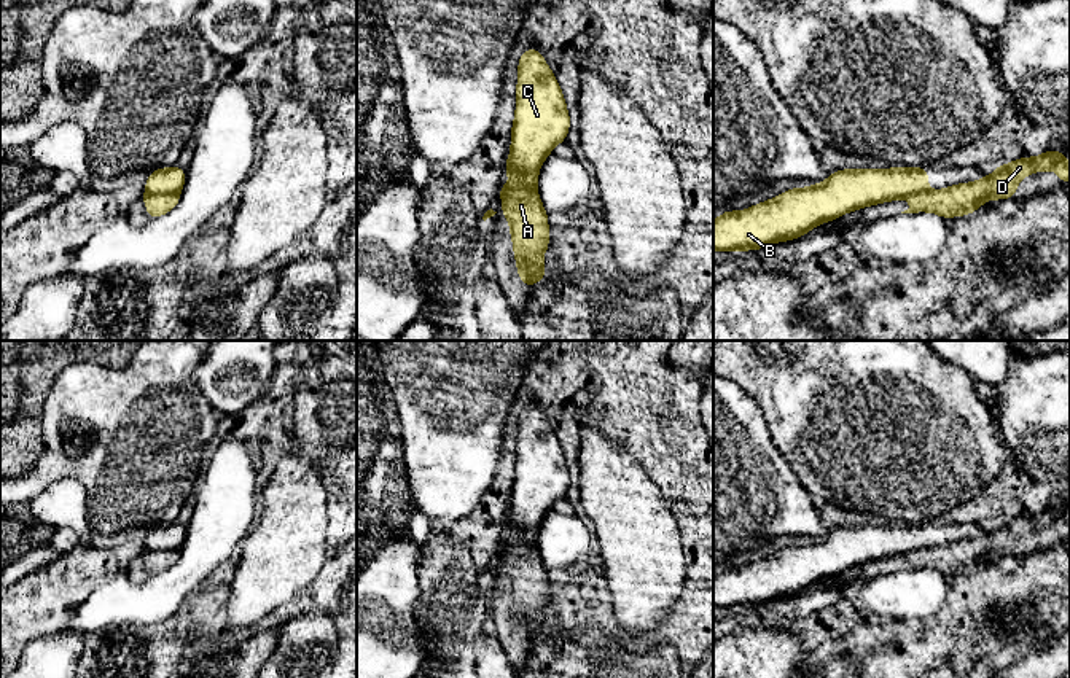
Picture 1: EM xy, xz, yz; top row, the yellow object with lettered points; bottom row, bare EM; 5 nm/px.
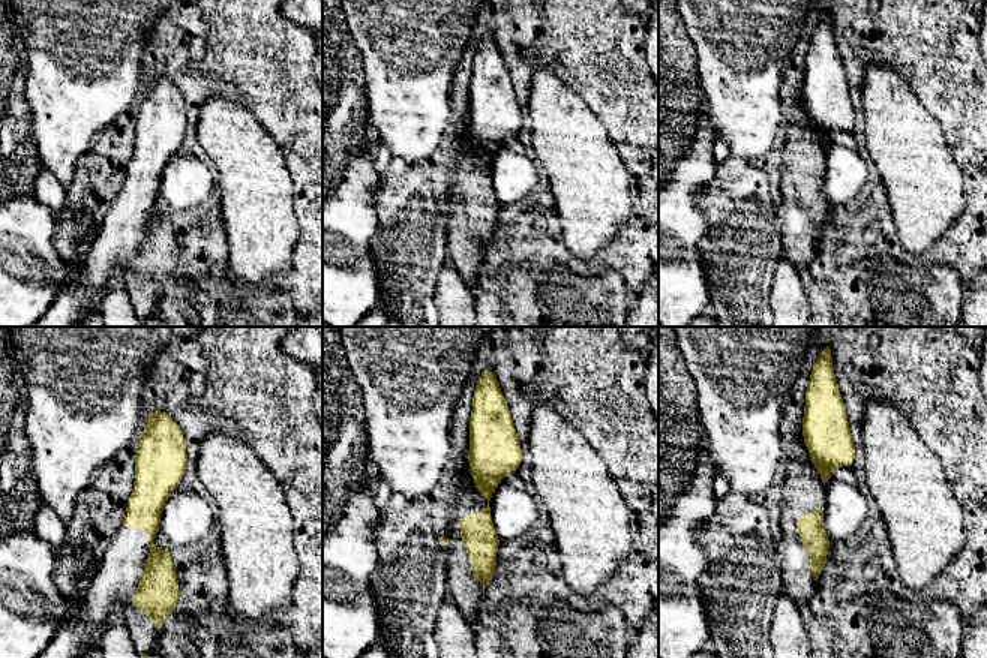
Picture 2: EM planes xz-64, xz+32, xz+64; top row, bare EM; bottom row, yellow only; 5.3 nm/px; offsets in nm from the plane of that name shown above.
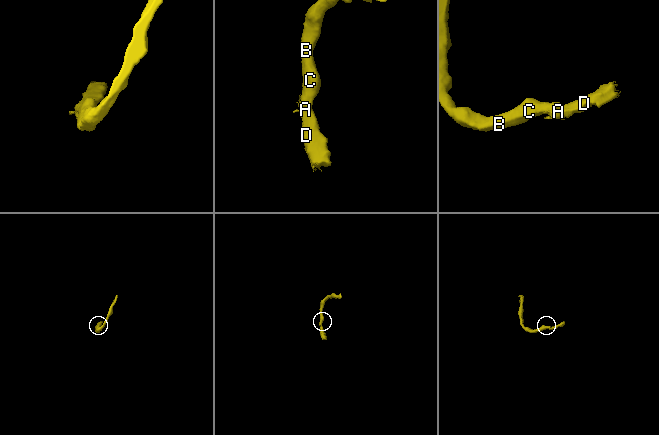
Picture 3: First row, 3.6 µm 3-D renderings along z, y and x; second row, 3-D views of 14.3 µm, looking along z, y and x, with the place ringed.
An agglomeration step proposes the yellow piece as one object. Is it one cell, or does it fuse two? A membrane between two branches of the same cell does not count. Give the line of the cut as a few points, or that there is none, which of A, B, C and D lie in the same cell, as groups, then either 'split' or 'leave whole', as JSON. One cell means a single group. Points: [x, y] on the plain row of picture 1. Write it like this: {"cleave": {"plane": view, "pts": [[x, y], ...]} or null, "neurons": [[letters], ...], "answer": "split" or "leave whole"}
{"cleave": {"plane": "xy", "pts": [[147, 548], [179, 551]]}, "neurons": [["A", "D"], ["B", "C"]], "answer": "split"}

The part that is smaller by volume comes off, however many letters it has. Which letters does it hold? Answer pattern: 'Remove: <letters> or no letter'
Remove: A, D

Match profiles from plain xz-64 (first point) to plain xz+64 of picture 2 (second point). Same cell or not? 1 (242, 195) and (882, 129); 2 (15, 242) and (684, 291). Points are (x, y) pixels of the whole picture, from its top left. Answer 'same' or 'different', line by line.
1: same
2: same

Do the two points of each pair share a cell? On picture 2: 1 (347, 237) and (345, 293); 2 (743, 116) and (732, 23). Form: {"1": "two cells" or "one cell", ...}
{"1": "one cell", "2": "one cell"}

